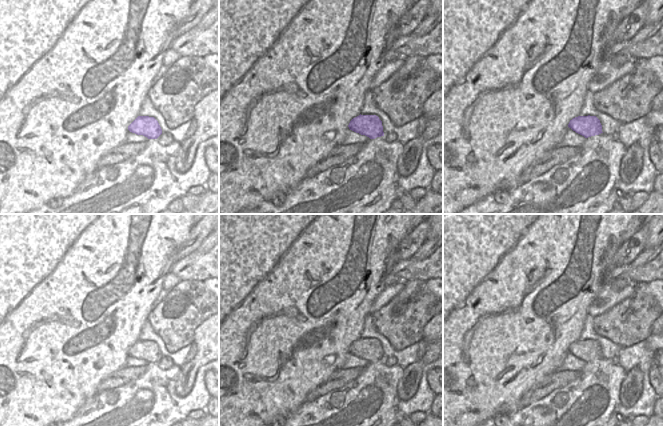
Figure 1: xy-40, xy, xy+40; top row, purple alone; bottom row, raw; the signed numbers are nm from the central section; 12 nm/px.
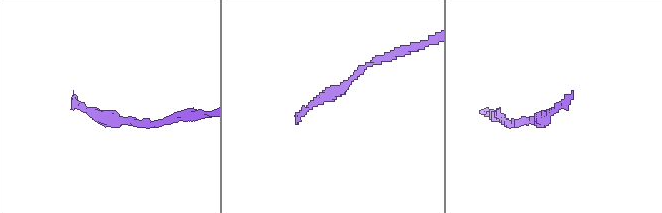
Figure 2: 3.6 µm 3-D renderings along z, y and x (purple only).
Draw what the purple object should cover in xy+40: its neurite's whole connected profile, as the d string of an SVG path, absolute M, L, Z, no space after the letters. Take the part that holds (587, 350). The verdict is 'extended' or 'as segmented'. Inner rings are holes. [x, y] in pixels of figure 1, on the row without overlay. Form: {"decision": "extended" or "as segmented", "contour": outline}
{"decision": "as segmented", "contour": "M578 340L570 344L568 351L585 362L599 359L602 349L596 340Z"}

